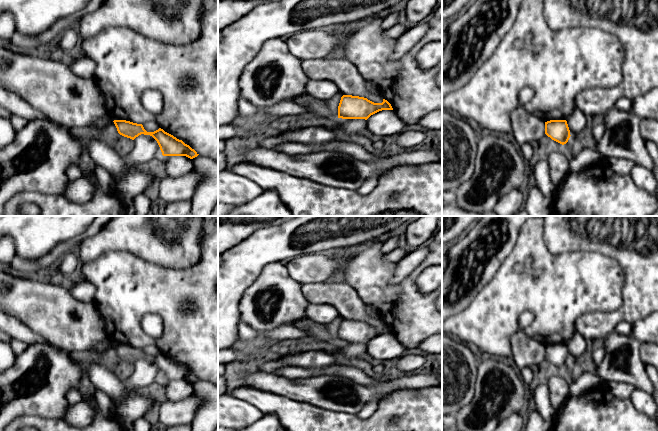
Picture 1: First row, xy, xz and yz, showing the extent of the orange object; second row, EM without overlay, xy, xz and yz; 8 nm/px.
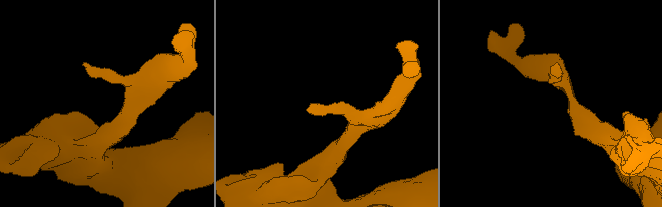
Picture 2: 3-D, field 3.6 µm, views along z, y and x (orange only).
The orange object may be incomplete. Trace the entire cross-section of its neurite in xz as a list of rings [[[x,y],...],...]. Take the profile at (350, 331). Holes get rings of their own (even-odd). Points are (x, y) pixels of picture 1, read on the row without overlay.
[[[343,319],[338,330],[338,342],[367,344],[371,339],[382,334],[393,334],[385,323],[382,327],[374,327],[364,321]]]

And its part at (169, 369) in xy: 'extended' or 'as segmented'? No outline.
as segmented

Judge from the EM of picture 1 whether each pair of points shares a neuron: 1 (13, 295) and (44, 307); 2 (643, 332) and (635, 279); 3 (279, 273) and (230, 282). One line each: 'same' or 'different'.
1: same
2: different
3: different

